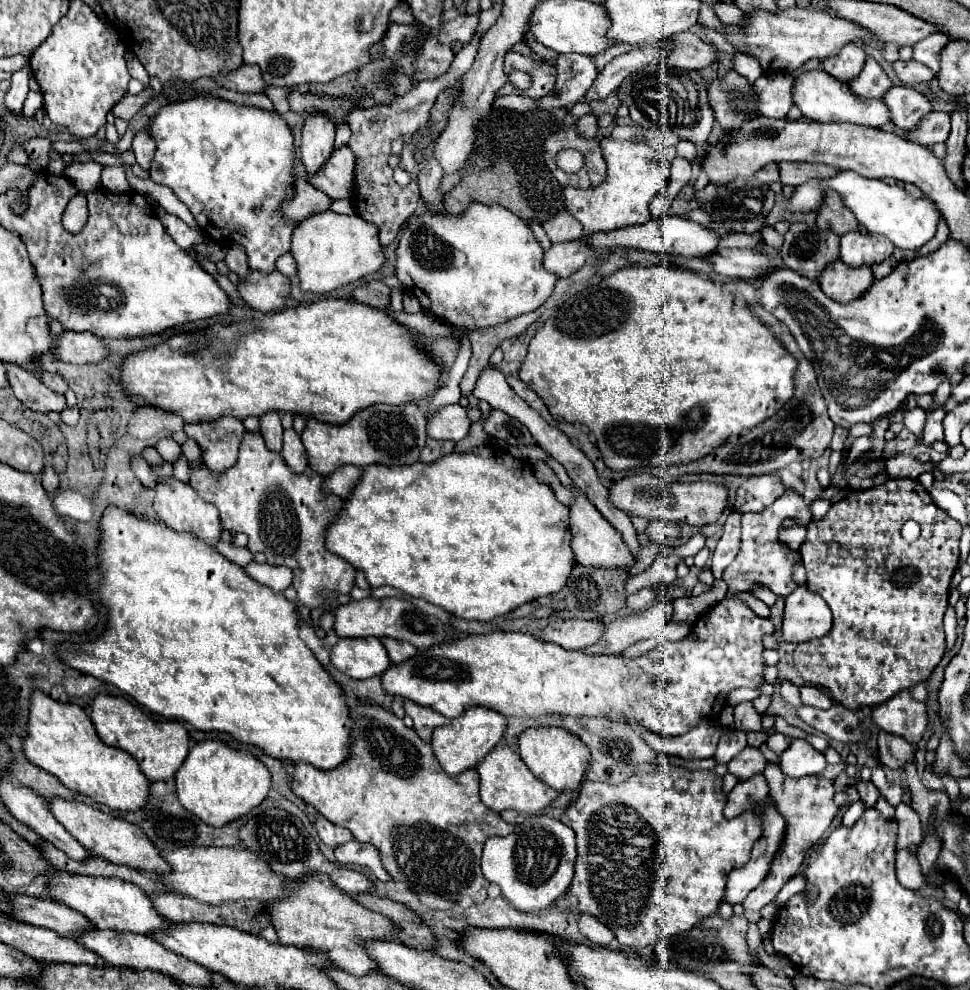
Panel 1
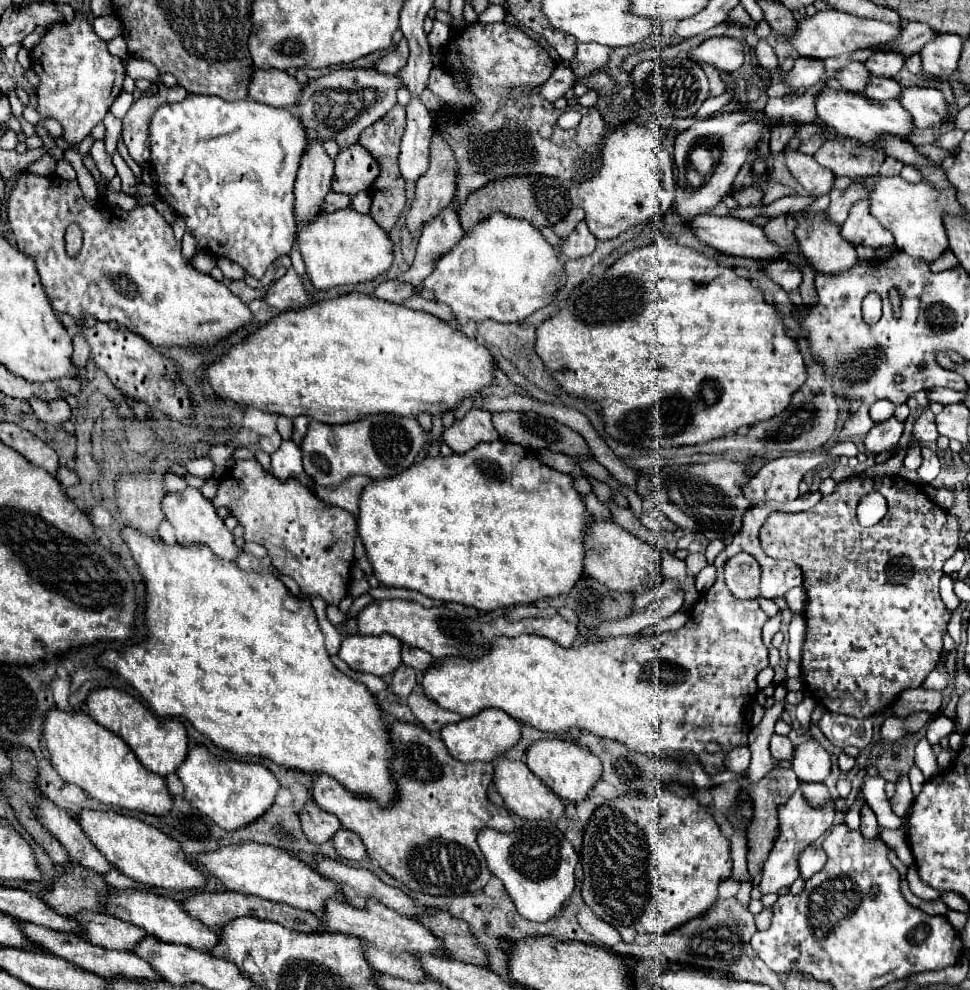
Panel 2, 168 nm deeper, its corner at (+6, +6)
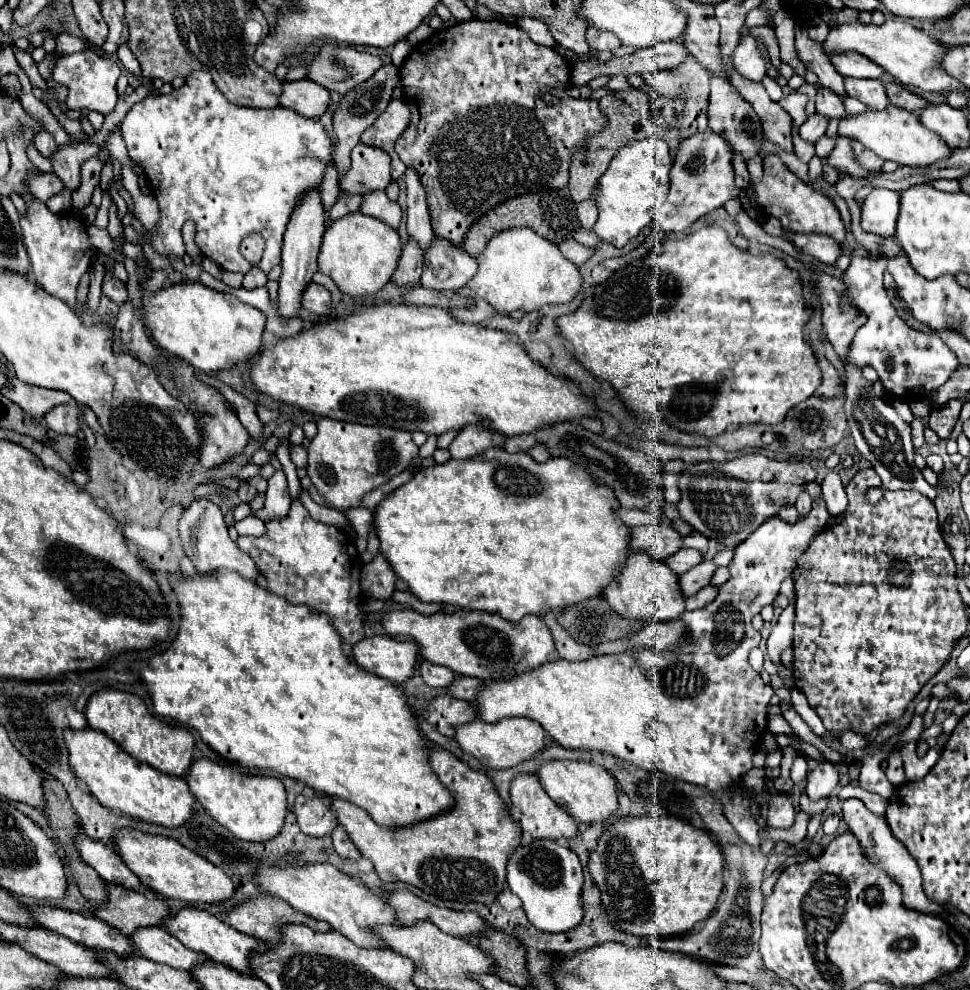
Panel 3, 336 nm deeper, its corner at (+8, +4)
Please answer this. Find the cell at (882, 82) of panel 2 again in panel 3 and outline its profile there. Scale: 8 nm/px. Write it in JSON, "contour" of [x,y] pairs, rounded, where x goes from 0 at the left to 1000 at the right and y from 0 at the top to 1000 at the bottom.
{"contour":[[[914,85],[914,97],[916,97],[916,103],[925,109],[933,109],[937,113],[947,113],[952,111],[958,103],[941,93],[937,93],[935,89],[931,89],[929,85]]]}

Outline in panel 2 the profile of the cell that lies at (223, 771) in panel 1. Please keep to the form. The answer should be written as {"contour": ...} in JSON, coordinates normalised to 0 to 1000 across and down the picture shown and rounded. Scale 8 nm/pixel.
{"contour":[[[203,752],[195,758],[191,770],[182,776],[182,784],[189,790],[191,808],[215,824],[230,838],[244,838],[265,828],[265,824],[277,818],[288,798],[286,786],[271,772],[253,772],[224,766],[209,752]]]}

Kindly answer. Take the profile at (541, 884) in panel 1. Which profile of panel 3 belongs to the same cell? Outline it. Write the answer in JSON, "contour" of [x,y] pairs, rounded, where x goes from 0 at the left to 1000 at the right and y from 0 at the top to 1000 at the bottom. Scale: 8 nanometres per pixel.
{"contour":[[[547,848],[523,871],[523,893],[539,911],[545,931],[560,941],[585,941],[601,929],[601,877],[595,863],[570,848]]]}

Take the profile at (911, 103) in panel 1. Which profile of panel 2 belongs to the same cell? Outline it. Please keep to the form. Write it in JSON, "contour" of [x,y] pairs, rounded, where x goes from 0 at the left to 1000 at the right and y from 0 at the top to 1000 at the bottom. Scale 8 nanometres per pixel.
{"contour":[[[958,87],[931,89],[927,103],[939,115],[939,123],[943,129],[960,129],[978,119],[974,99],[966,89]]]}

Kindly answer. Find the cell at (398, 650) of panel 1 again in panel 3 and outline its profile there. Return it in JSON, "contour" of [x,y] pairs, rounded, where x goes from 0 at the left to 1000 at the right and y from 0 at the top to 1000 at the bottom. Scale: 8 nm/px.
{"contour":[[[442,667],[434,669],[434,683],[436,683],[438,691],[442,691],[442,693],[455,693],[455,695],[465,693],[467,687],[469,687],[469,681],[463,675],[448,673]]]}

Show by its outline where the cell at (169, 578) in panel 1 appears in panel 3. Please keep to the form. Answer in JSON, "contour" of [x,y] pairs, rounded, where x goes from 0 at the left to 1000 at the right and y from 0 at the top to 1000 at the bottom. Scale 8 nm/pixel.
{"contour":[[[218,578],[213,582],[203,580],[199,584],[191,584],[185,580],[185,582],[176,582],[176,590],[178,590],[178,596],[182,598],[182,604],[185,604],[185,610],[189,616],[185,644],[180,644],[180,648],[176,651],[176,655],[172,659],[162,661],[156,667],[137,671],[137,677],[141,677],[143,683],[147,685],[147,689],[154,693],[154,699],[158,705],[158,715],[162,721],[185,727],[185,729],[201,735],[207,741],[209,749],[215,752],[224,762],[228,762],[236,770],[244,770],[251,776],[275,776],[275,778],[288,780],[292,784],[314,790],[327,802],[337,802],[341,806],[360,808],[360,810],[368,812],[370,816],[374,816],[376,820],[380,820],[382,826],[391,834],[418,836],[418,834],[426,834],[434,828],[442,828],[446,824],[467,818],[467,814],[469,814],[467,802],[455,792],[455,788],[451,786],[451,782],[446,780],[446,776],[442,772],[442,756],[440,756],[438,743],[434,741],[430,723],[424,717],[420,703],[403,687],[389,685],[389,683],[376,679],[374,675],[370,675],[368,671],[364,671],[364,667],[354,659],[354,644],[349,642],[345,632],[333,618],[321,616],[319,612],[296,610],[296,606],[288,606],[284,600],[271,596],[263,588],[251,586],[251,582],[246,582],[244,578],[224,578],[224,580]]]}

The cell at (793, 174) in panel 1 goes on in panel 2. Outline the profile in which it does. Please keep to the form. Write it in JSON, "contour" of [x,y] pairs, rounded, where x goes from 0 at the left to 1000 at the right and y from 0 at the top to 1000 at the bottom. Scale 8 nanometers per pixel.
{"contour":[[[865,139],[863,143],[848,145],[838,156],[838,160],[848,170],[855,170],[861,178],[875,178],[875,180],[904,176],[912,162],[910,156],[892,152],[892,147],[877,143],[875,139]]]}

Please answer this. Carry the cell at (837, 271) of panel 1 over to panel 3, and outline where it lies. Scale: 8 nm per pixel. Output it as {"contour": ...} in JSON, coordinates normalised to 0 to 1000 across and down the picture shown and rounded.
{"contour":[[[799,156],[787,160],[787,182],[778,188],[778,202],[780,208],[791,218],[801,218],[807,230],[811,230],[813,234],[822,234],[822,236],[848,234],[853,238],[861,238],[865,244],[871,242],[871,226],[867,222],[863,208],[846,192],[822,180]]]}

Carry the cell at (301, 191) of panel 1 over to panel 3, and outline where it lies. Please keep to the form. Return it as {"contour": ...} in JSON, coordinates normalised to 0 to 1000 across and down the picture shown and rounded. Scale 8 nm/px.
{"contour":[[[356,196],[352,198],[343,210],[341,210],[341,222],[347,222],[347,220],[354,220],[362,214],[370,214],[372,212],[372,198],[364,198],[364,196]]]}

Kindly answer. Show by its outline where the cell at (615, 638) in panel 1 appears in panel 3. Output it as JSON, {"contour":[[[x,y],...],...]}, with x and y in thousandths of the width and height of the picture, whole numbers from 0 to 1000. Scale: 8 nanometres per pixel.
{"contour":[[[725,566],[723,570],[719,570],[712,576],[708,576],[702,582],[702,596],[704,596],[704,600],[706,602],[719,600],[723,594],[727,594],[733,588],[737,576],[739,576],[739,572],[737,572],[735,566]]]}

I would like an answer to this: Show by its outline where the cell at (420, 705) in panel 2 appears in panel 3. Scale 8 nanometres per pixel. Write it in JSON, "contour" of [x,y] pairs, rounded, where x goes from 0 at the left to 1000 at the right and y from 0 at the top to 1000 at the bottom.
{"contour":[[[453,703],[444,707],[440,717],[442,717],[440,729],[463,745],[469,745],[471,733],[488,729],[492,725],[492,717],[488,709],[465,705],[465,703]]]}

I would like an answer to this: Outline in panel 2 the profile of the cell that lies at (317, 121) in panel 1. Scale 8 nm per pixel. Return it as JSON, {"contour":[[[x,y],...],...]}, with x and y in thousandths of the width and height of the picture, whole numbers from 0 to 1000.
{"contour":[[[323,141],[310,160],[304,184],[304,220],[308,228],[331,214],[333,200],[341,192],[341,180],[343,160],[335,154],[331,141]]]}

